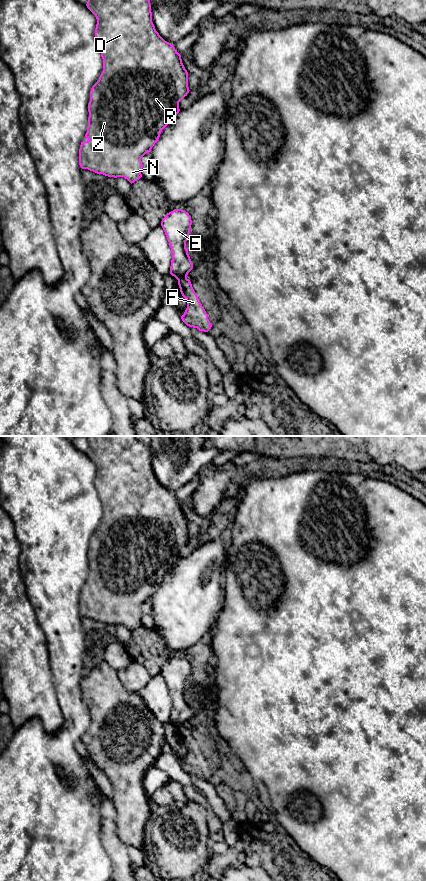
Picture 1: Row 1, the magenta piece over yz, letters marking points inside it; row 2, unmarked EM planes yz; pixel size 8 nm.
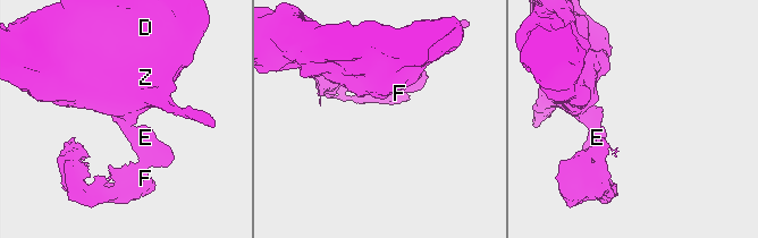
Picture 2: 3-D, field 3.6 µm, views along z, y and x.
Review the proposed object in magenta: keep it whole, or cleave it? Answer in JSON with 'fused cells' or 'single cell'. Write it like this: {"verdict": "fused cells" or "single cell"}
{"verdict": "fused cells"}

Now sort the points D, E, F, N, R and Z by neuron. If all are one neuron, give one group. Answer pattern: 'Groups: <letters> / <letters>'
Groups: D E N R Z / F

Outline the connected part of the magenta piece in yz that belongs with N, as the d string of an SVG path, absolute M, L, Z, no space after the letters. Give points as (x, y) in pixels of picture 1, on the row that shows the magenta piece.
M88 0L86 6L97 19L95 39L98 42L99 51L103 59L103 71L90 91L90 101L88 103L88 127L85 134L85 137L88 140L81 142L79 149L79 165L82 169L88 169L108 177L124 177L132 184L142 177L141 170L143 164L141 158L146 153L151 152L152 147L160 137L161 131L180 111L179 102L187 96L190 91L188 87L188 72L182 63L181 55L177 52L174 45L165 41L156 31L152 22L150 0Z

